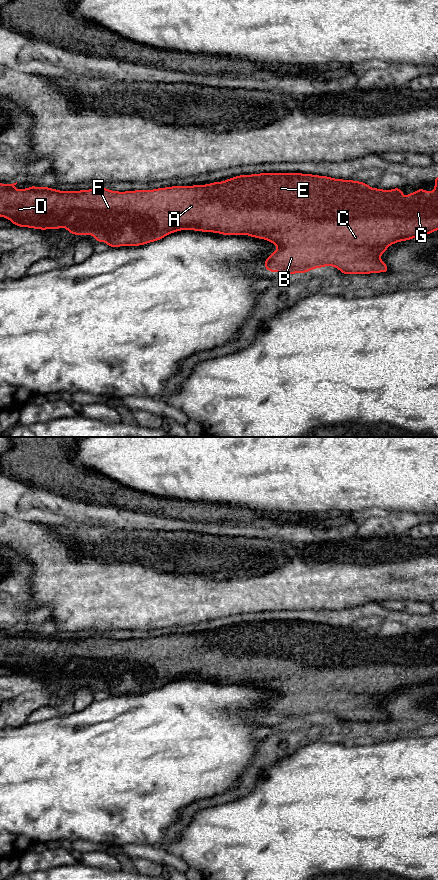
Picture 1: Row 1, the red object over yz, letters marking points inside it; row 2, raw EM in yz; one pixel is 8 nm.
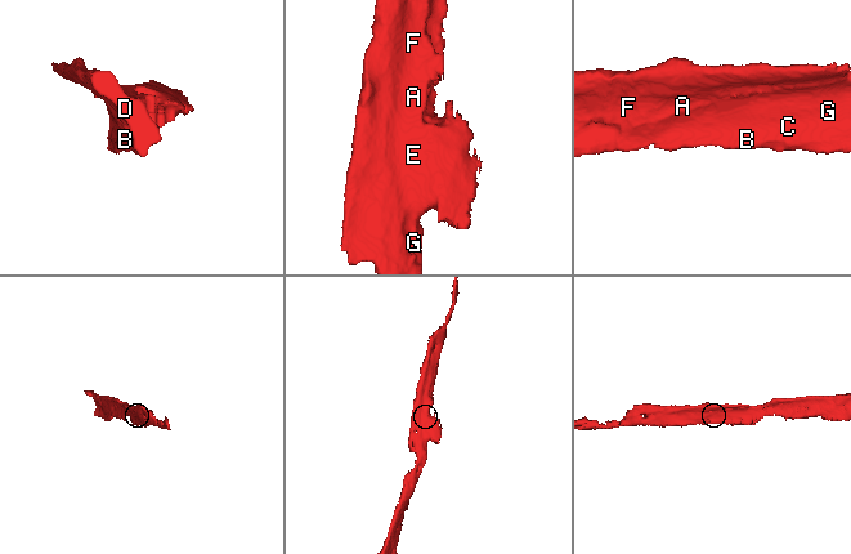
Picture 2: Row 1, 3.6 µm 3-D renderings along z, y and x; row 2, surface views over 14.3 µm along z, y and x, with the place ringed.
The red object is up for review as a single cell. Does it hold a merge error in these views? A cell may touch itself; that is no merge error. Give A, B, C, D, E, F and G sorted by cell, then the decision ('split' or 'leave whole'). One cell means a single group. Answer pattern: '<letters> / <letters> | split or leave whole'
A B C D E F G | leave whole

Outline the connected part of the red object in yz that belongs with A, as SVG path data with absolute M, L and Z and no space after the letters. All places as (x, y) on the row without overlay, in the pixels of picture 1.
M289 620L239 623L205 633L125 640L103 635L60 639L45 634L37 636L36 633L17 638L14 636L17 630L0 631L0 665L8 666L14 674L45 679L49 676L60 678L63 673L70 682L94 683L96 691L104 689L108 695L145 693L186 677L222 683L248 683L265 687L279 695L265 707L264 714L269 720L296 722L333 714L345 725L350 721L388 721L388 714L379 705L390 693L438 679L438 625L433 628L435 635L432 641L424 636L415 638L413 643L409 639L404 649L401 636L386 639L372 637L361 629Z

